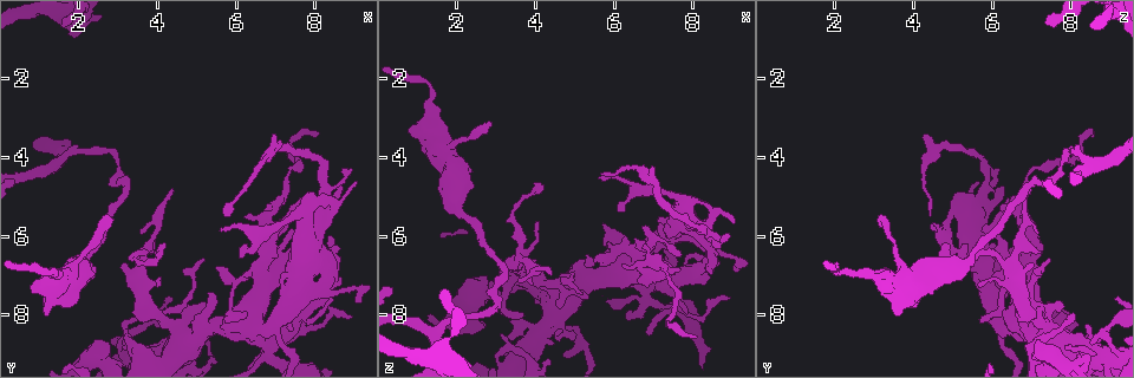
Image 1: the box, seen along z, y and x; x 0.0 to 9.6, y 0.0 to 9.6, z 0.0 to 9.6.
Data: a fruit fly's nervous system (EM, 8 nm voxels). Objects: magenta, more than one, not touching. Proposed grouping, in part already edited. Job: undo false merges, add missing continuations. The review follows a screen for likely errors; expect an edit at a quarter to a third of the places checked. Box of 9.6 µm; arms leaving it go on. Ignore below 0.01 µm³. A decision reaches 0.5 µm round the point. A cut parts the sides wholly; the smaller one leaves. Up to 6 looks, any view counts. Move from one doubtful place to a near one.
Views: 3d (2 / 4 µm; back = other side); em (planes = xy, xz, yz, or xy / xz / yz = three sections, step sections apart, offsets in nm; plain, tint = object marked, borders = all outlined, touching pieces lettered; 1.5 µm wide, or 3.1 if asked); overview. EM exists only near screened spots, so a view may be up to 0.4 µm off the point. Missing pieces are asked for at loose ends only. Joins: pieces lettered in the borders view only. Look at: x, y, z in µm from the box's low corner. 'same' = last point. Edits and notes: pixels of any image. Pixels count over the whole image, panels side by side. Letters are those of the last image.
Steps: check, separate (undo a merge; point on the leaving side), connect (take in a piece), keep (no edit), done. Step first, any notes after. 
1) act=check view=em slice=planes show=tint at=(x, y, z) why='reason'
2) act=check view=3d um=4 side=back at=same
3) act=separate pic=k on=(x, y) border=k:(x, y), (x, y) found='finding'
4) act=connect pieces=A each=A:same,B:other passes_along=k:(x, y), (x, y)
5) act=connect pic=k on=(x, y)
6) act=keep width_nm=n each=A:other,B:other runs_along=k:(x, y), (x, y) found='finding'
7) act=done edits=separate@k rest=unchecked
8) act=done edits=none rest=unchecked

act=check view=3d um=4 side=back at=(7.35, 3.65, 8.15) why='sharp bend'

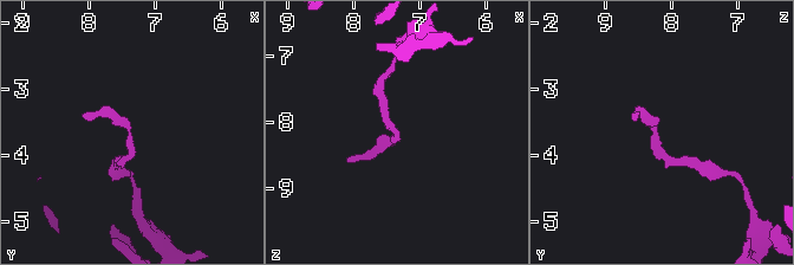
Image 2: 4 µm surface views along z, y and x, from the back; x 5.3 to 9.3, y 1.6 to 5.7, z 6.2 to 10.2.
act=check view=em slice=planes show=borders at=(7.40, 3.65, 8.20)

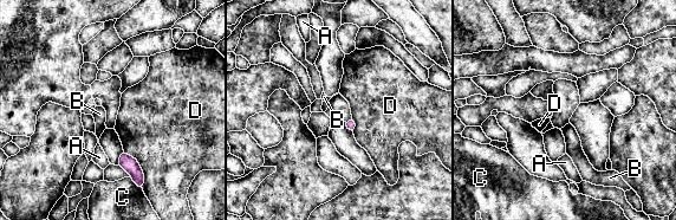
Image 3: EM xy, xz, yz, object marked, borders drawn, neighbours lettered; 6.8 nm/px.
act=keep longest_contact=D:300nm each=A:other,B:other,C:other,D:other found='all the same neuron'

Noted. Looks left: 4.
act=check view=em slice=xy step=8 show=borders at=(6.20, 5.50, 6.80) why='free end'

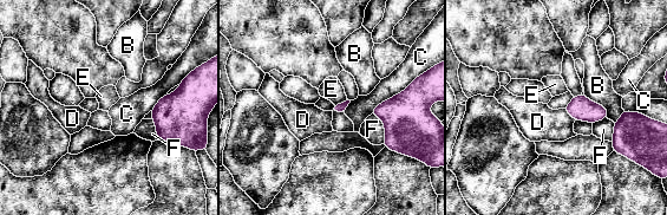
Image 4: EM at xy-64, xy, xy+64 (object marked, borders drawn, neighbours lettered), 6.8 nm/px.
act=keep each=B:other,C:other,D:other,E:other,F:other border=4:(563, 109), (575, 119) found='no lettered piece goes on from it'

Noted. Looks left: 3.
act=check view=3d um=4 at=(5.40, 8.35, 7.15) why='arms part here'

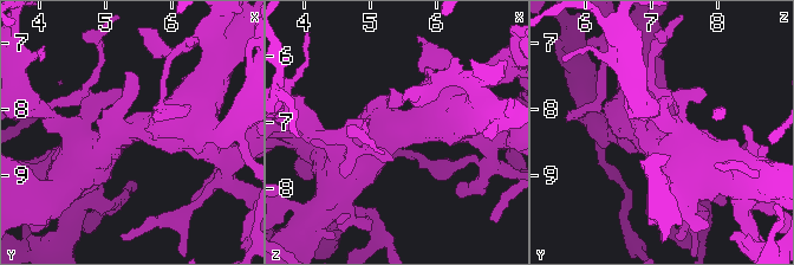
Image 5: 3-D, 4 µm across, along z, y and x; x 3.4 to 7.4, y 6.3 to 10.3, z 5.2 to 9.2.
act=check view=em slice=xz step=4 show=tint at=(5.40, 8.35, 7.15) arms=3 arm_widths_nm=180,600,800

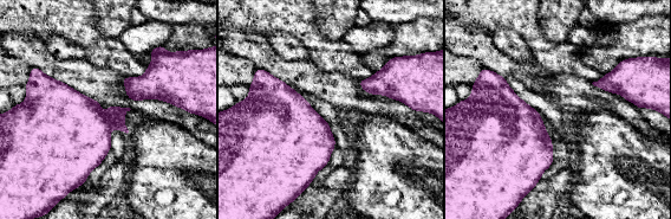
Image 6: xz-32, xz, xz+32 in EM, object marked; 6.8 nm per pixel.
act=check view=em slice=xz step=4 show=borders at=same

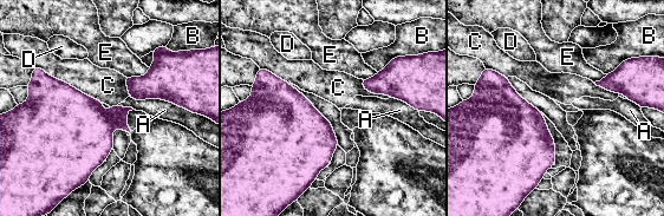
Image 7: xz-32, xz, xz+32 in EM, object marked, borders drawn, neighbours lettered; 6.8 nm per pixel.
act=keep width_nm=280 each=A:other,B:other,C:other,D:other,E:other border=7:(43, 70), (103, 102) found='one neuron here'

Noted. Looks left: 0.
act=done edits=none rest=unchecked

